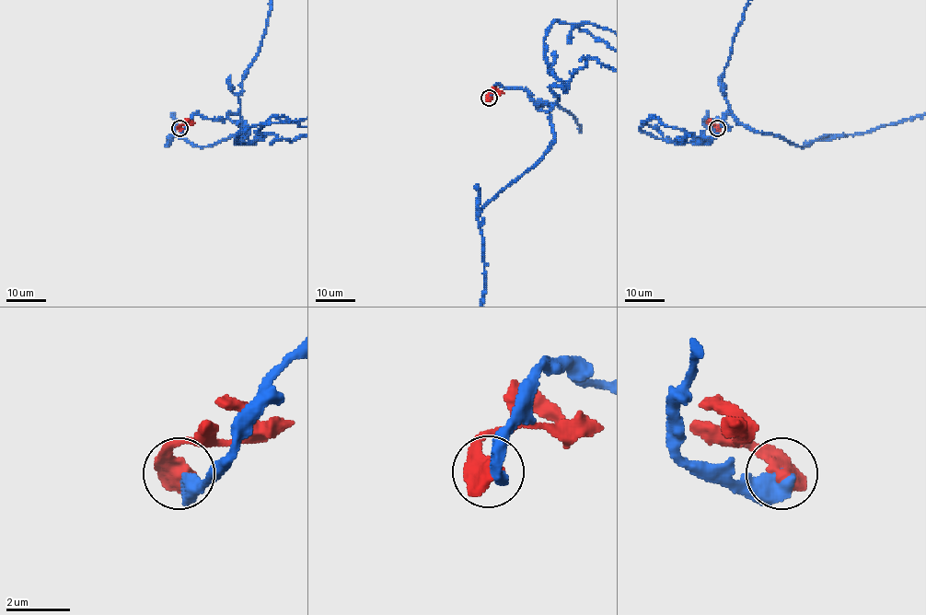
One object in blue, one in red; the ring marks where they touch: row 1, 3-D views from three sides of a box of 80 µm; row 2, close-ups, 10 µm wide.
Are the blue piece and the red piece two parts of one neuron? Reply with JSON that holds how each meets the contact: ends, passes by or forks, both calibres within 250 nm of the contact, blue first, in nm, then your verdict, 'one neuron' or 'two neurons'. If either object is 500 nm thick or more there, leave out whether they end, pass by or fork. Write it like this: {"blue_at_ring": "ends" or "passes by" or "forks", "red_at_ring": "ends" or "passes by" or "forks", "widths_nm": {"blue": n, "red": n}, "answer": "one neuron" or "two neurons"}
{"widths_nm": {"blue": 550, "red": 700}, "answer": "one neuron"}

